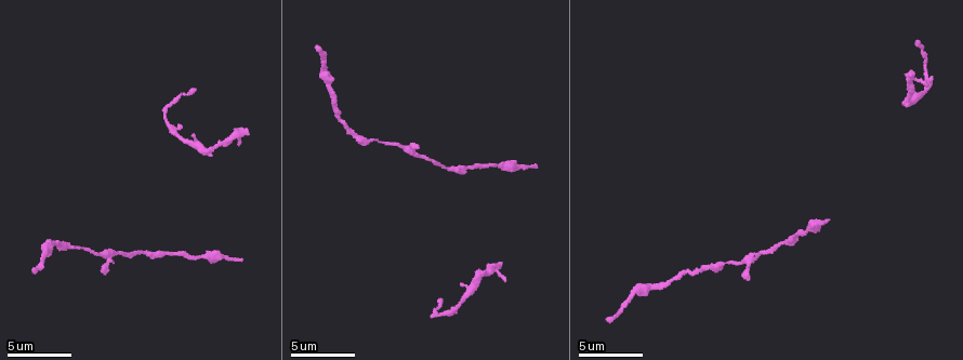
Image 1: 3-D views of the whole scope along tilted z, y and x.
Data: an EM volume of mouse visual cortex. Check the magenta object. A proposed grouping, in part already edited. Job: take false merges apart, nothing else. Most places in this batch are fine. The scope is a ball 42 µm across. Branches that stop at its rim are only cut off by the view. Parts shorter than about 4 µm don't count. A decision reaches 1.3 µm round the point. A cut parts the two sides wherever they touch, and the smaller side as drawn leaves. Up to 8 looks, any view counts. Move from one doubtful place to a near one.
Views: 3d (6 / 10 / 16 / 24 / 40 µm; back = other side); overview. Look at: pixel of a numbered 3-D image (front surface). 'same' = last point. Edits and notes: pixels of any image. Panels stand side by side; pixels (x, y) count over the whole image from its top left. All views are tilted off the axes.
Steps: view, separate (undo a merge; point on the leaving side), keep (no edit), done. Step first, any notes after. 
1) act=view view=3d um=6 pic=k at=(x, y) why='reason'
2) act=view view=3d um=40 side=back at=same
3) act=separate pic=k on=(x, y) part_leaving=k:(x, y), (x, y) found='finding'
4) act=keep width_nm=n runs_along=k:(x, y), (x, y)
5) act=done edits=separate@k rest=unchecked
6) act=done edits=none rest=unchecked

act=view view=3d um=6 pic=1 at=(171, 130) why='thick turns thin'

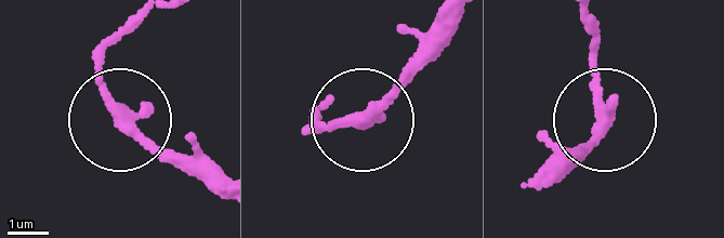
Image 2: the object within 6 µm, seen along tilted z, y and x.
act=keep width_nm=290 found='all the same cell'

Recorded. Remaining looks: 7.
act=view view=3d um=16 pic=1 at=(445, 168)

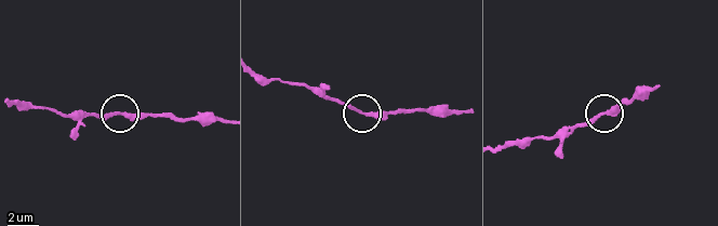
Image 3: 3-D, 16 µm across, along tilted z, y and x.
act=view view=3d um=6 pic=3 at=(118, 111)

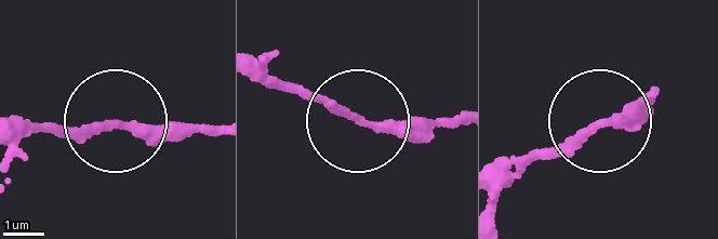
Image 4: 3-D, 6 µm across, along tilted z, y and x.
act=keep width_nm=210 runs_along=4:(648, 96), (556, 150), (522, 158) found='continuous, no second cell'

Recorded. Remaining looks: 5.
act=view view=3d um=10 pic=1 at=(702, 268) why='thick turns thin'

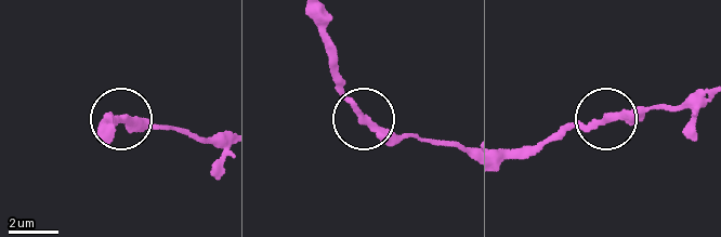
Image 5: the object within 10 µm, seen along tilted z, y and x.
act=keep runs_along=5:(467, 153), (376, 130), (344, 97), (329, 63) found='one cell here'

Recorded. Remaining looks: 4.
act=view view=3d um=10 pic=1 at=(95, 255) why='calibre changes'

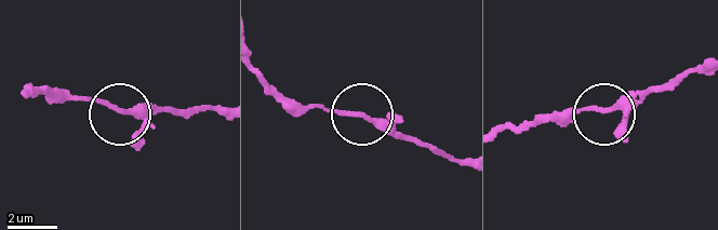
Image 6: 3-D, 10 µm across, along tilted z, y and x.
act=keep runs_along=6:(704, 64), (701, 70), (609, 110), (587, 108), (556, 119) found='all the same cell'

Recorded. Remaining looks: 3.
act=done edits=none rest=unchecked

